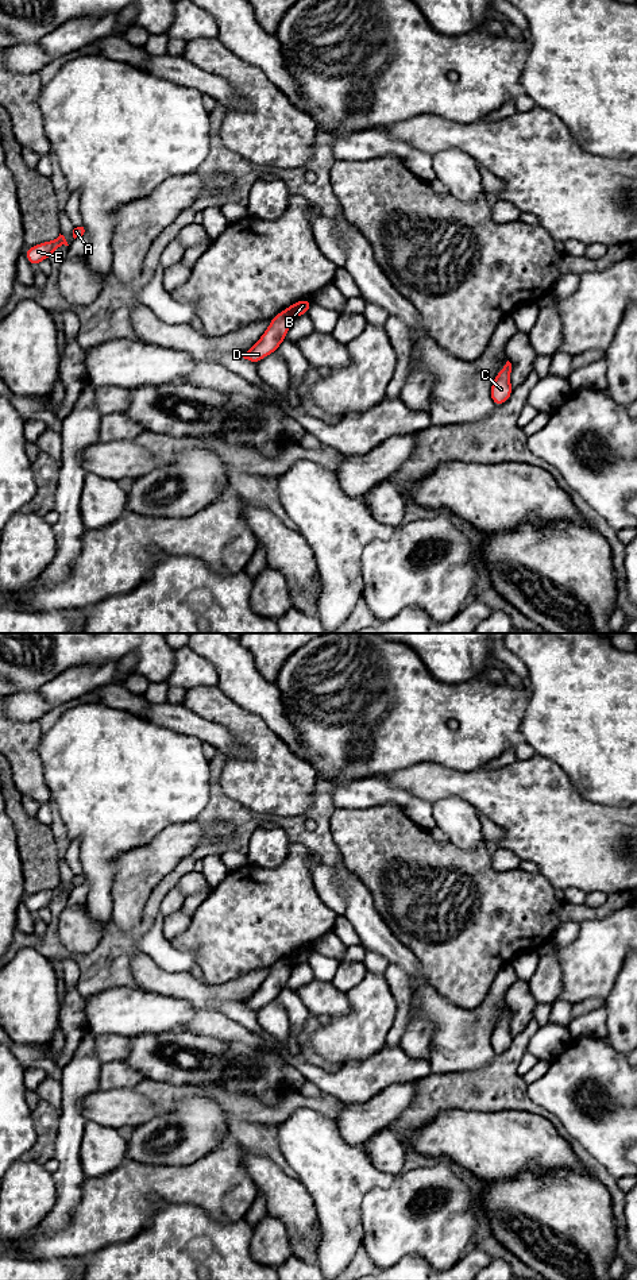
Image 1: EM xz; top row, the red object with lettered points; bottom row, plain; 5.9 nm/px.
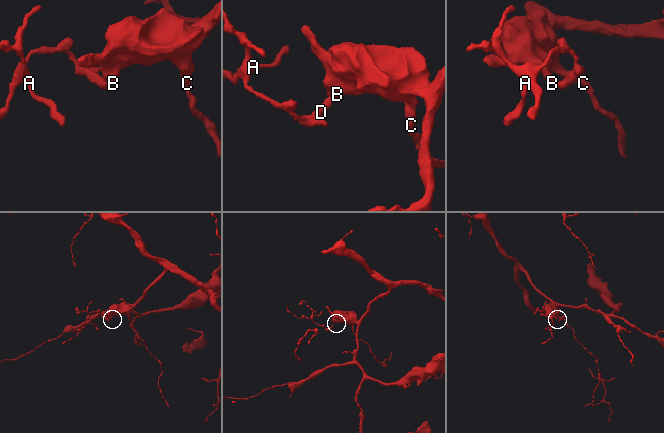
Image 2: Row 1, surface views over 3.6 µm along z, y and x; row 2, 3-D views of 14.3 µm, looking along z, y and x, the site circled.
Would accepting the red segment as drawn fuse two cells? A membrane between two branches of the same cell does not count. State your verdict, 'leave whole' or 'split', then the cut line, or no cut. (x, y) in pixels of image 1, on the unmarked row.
split | xz (284, 959), (290, 966)

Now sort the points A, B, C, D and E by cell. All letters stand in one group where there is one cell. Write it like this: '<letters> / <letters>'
A D E / B C

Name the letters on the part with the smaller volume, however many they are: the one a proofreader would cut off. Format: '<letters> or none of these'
A, D, E

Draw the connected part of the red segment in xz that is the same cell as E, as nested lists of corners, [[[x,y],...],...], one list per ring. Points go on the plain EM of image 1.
[[[59,882],[59,884],[54,888],[43,890],[32,895],[28,895],[26,898],[26,906],[28,911],[35,915],[40,909],[49,907],[50,903],[63,892],[69,894],[65,884]]]

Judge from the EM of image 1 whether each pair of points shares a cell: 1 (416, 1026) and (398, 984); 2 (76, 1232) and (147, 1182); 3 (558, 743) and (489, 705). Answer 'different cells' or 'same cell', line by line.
1: different cells
2: same cell
3: different cells

